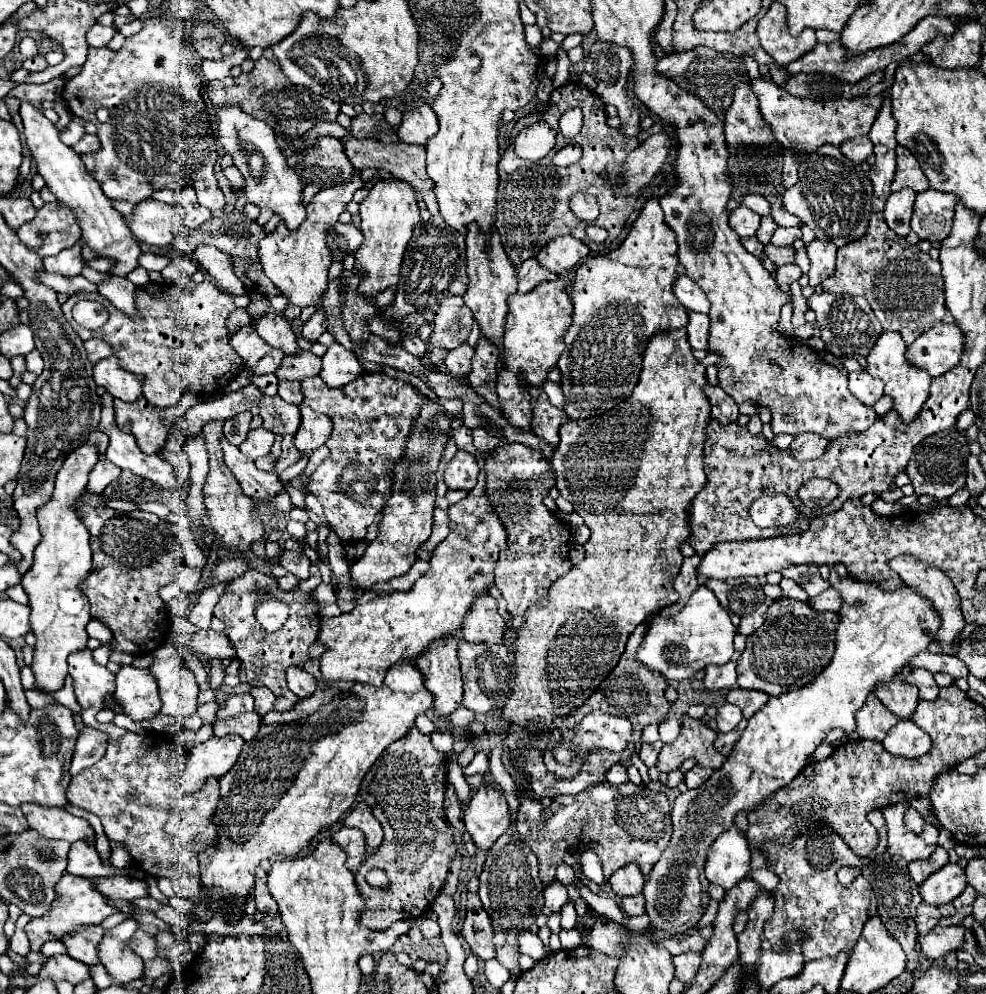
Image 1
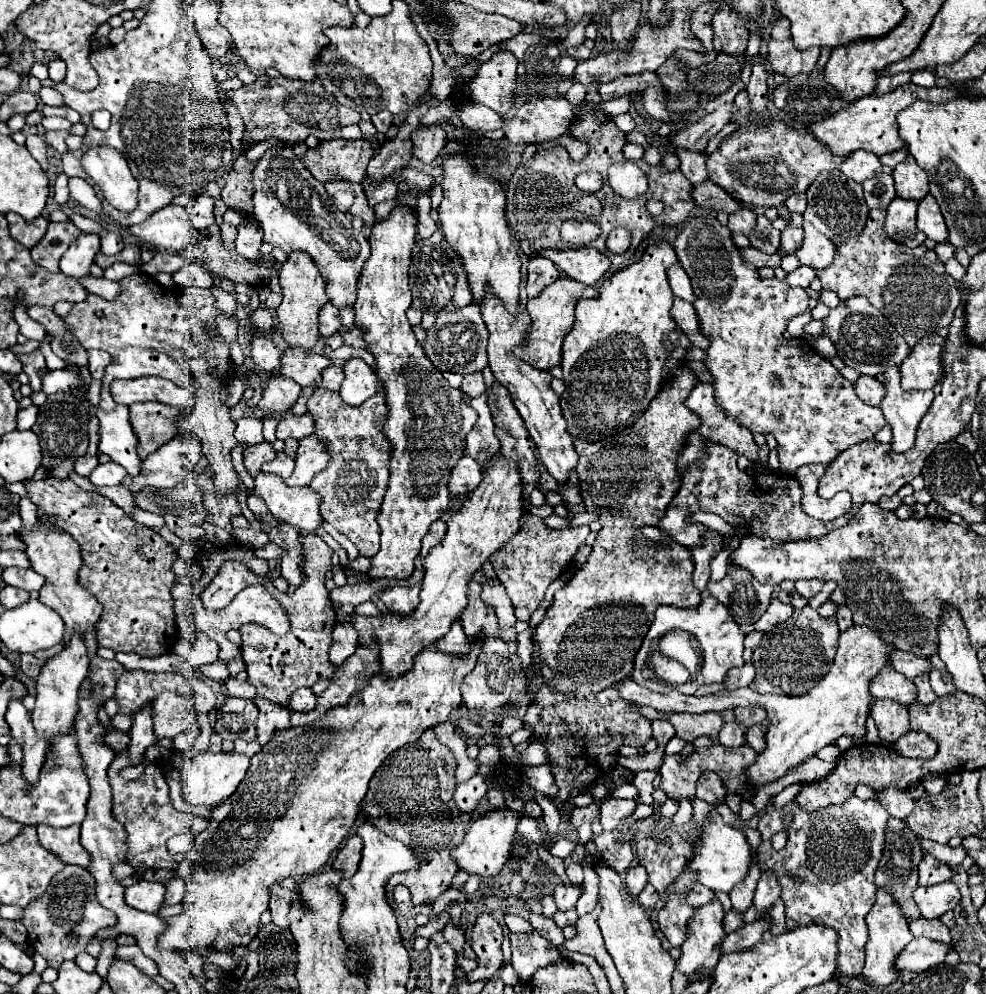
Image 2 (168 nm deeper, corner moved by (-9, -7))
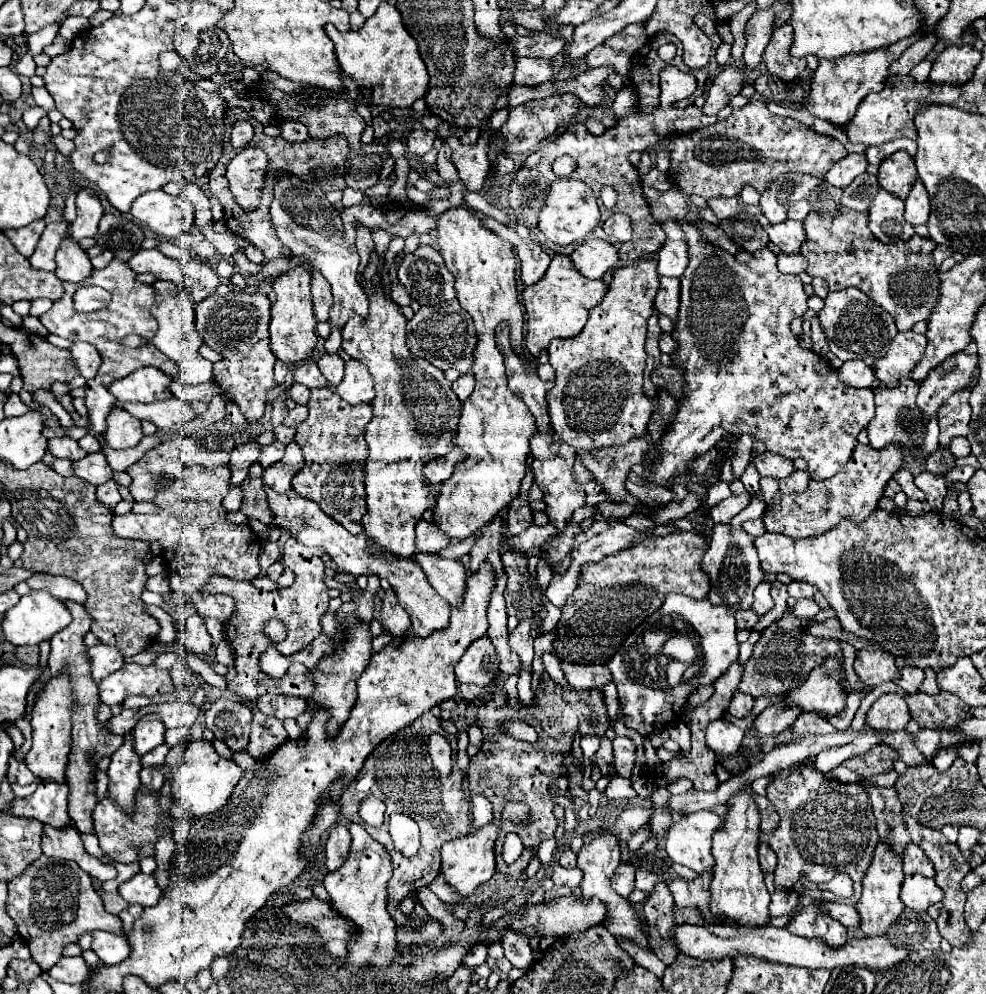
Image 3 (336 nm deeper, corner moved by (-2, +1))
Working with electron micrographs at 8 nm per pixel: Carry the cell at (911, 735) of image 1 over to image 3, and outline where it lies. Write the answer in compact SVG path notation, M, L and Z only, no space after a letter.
M919 730L917 734L913 734L913 746L925 756L925 758L933 758L939 750L939 734L935 730Z

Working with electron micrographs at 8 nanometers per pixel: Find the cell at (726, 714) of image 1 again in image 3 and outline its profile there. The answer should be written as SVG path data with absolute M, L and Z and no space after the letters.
M719 718L707 726L707 746L719 756L735 754L741 746L741 740L743 730L725 718Z

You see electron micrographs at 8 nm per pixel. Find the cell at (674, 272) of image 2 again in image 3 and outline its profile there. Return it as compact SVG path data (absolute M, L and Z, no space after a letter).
M665 222L663 224L667 232L665 244L657 252L657 272L659 276L671 276L671 278L681 278L685 268L687 268L687 244L683 240L683 232L679 228L679 222Z

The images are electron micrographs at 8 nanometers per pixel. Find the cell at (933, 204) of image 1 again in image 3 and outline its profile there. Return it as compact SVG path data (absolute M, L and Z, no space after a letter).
M917 178L909 196L905 198L905 220L911 226L919 226L919 224L927 224L929 220L929 196L927 190L923 188L923 182Z

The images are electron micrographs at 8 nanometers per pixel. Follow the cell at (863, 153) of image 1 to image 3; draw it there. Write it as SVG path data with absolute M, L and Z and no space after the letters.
M865 152L861 154L847 154L843 160L839 160L825 176L825 180L829 180L829 184L845 188L853 182L855 176L863 174L867 170L867 158Z

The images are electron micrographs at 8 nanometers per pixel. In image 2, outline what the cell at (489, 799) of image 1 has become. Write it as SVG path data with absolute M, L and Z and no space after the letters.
M492 810L482 814L480 818L472 820L464 840L452 850L452 858L458 864L458 868L466 870L468 874L476 874L482 878L496 876L504 864L510 860L510 850L512 850L512 840L516 834L516 824L518 824L520 814L512 810Z

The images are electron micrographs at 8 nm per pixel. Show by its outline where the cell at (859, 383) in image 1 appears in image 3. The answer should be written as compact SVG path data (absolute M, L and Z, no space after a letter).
M849 360L839 368L839 380L853 388L871 388L875 376L863 360Z

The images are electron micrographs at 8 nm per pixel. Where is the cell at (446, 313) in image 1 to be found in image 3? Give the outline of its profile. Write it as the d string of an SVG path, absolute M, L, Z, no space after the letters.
M449 300L433 306L421 306L415 316L407 322L407 346L409 350L429 360L439 370L455 368L459 372L471 372L473 368L473 352L477 346L477 332L471 314L461 308L459 300Z

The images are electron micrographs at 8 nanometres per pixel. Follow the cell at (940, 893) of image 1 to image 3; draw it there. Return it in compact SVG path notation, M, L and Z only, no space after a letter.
M913 874L913 876L905 876L903 880L901 900L907 908L915 912L925 912L929 906L943 900L943 890L937 886L933 878Z

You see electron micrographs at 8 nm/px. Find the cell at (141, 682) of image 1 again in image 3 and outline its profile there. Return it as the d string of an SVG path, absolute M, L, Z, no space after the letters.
M125 734L123 746L111 756L109 764L109 796L115 798L115 802L131 810L135 804L135 788L139 788L139 770L141 770L141 758L135 752L135 740L131 734Z

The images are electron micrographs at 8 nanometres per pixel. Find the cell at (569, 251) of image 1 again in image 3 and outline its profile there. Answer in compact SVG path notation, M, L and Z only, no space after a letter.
M589 238L583 244L575 246L573 254L569 256L577 272L585 278L601 278L607 270L611 270L617 264L617 246L599 240L599 238Z

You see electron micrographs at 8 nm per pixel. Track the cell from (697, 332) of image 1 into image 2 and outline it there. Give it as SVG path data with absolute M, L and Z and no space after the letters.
M678 296L674 298L674 304L670 308L670 314L674 318L674 322L678 324L678 328L690 338L692 346L696 348L702 348L706 350L708 348L708 338L704 338L700 334L700 326L698 326L698 316L696 316L696 310L690 302L686 300L678 300Z

